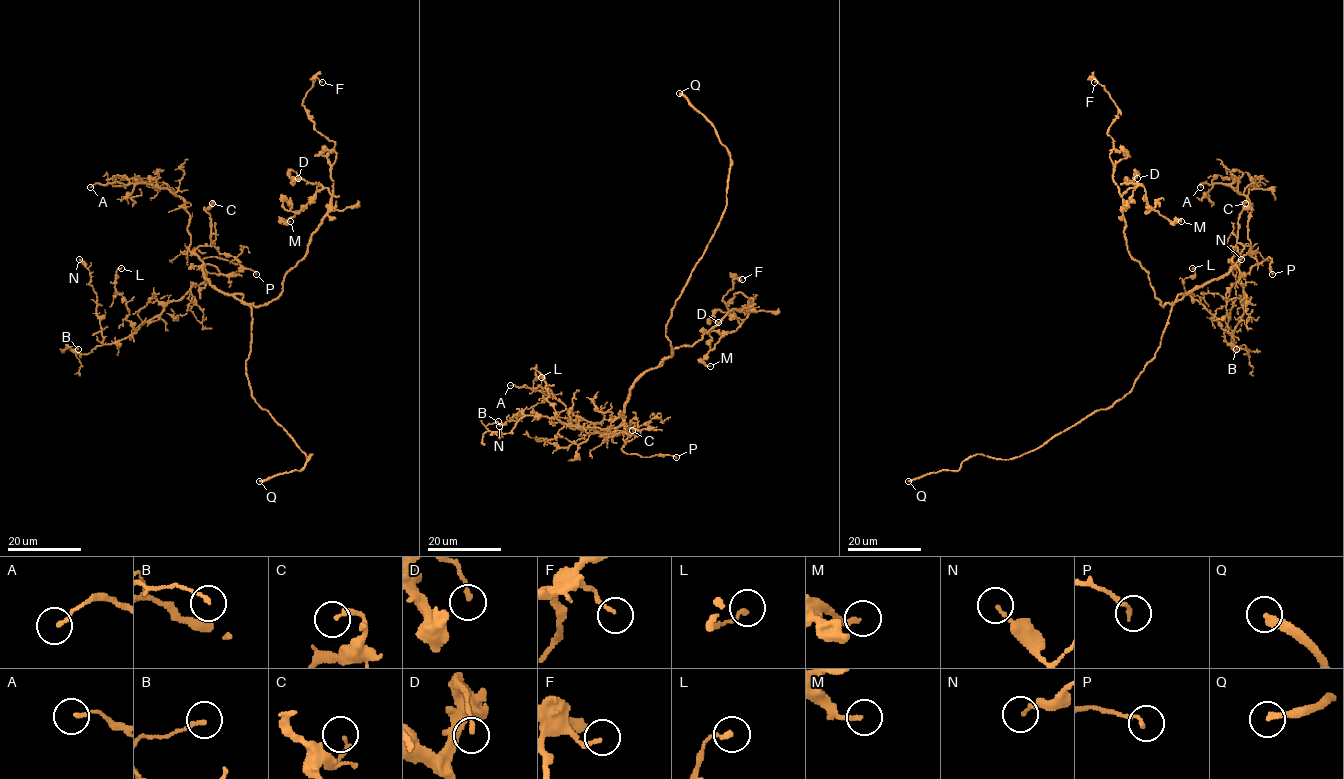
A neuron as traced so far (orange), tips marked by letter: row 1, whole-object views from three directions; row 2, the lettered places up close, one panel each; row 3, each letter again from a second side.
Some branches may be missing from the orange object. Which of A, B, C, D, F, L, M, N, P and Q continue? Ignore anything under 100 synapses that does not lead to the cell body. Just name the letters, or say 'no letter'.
Q

